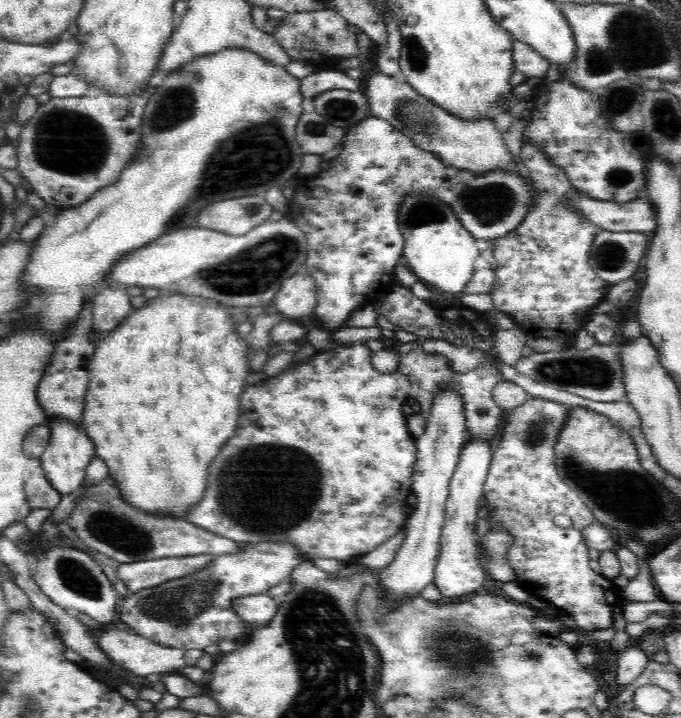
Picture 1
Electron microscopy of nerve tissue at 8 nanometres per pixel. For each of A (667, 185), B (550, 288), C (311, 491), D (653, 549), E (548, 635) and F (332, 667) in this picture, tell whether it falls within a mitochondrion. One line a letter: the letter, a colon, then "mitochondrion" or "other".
A: other
B: other
C: other
D: other
E: other
F: mitochondrion

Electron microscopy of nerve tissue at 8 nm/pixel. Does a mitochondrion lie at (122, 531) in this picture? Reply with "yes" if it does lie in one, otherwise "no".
yes

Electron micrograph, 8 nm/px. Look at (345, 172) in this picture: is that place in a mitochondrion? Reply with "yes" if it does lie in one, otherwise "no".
no

